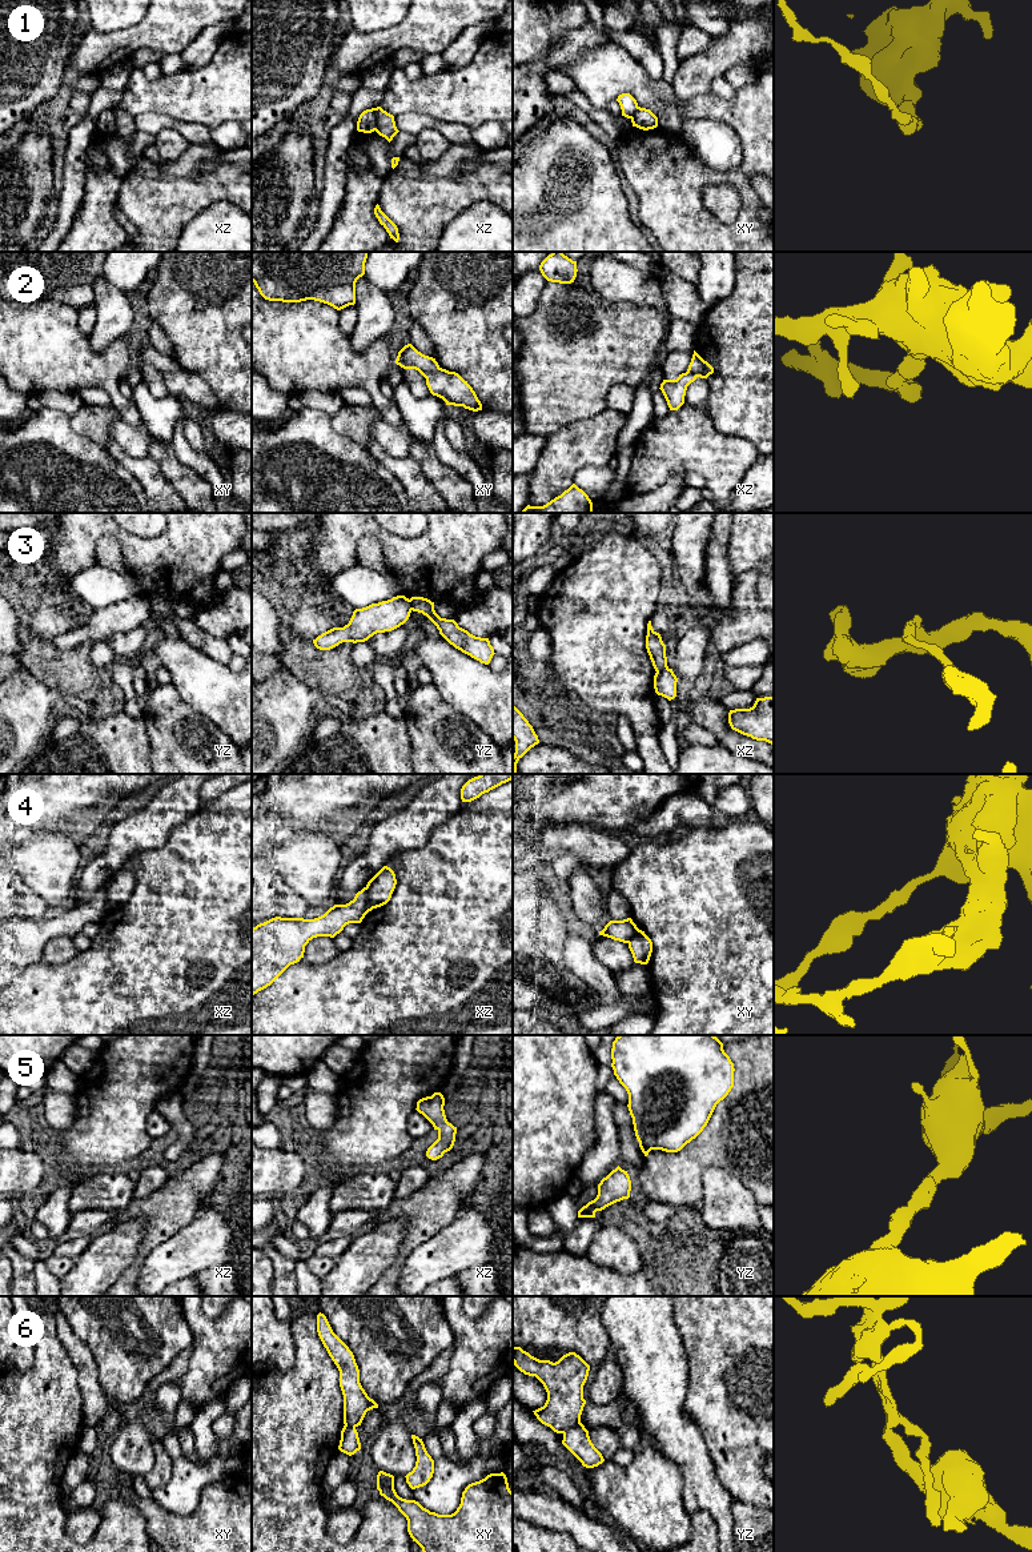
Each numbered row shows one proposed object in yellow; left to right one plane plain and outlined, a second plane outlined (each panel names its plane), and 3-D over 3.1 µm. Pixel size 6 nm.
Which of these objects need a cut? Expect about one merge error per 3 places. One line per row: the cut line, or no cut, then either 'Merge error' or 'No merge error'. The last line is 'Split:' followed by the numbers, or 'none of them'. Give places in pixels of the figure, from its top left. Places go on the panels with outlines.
1: Split along xz (373, 108), (376, 129). Merge error
2: No split. No merge error
3: Split along xz (667, 668), (657, 672). Merge error
4: Split along xz (366, 886), (369, 903), (373, 907). Merge error
5: No split. No merge error
6: Split along yz (579, 1422), (562, 1432). Merge error
Split: 1, 3, 4, 6

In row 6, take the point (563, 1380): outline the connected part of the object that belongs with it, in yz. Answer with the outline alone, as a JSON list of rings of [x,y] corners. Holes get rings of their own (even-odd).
[[[513,1347],[513,1363],[525,1375],[535,1376],[547,1392],[545,1405],[533,1411],[542,1424],[563,1433],[581,1423],[586,1404],[583,1385],[590,1365],[579,1355],[569,1352],[553,1363],[539,1360],[521,1347]]]

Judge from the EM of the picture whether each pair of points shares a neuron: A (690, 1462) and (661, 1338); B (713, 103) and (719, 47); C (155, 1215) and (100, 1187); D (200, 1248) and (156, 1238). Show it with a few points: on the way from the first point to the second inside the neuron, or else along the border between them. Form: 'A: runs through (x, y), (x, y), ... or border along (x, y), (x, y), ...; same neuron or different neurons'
A: runs through (674, 1431), (662, 1415), (661, 1368); same neuron
B: border along (710, 88), (687, 99), (679, 97); different neurons
C: border along (132, 1198), (124, 1208), (113, 1212); different neurons
D: border along (189, 1222), (159, 1243), (141, 1262); different neurons

